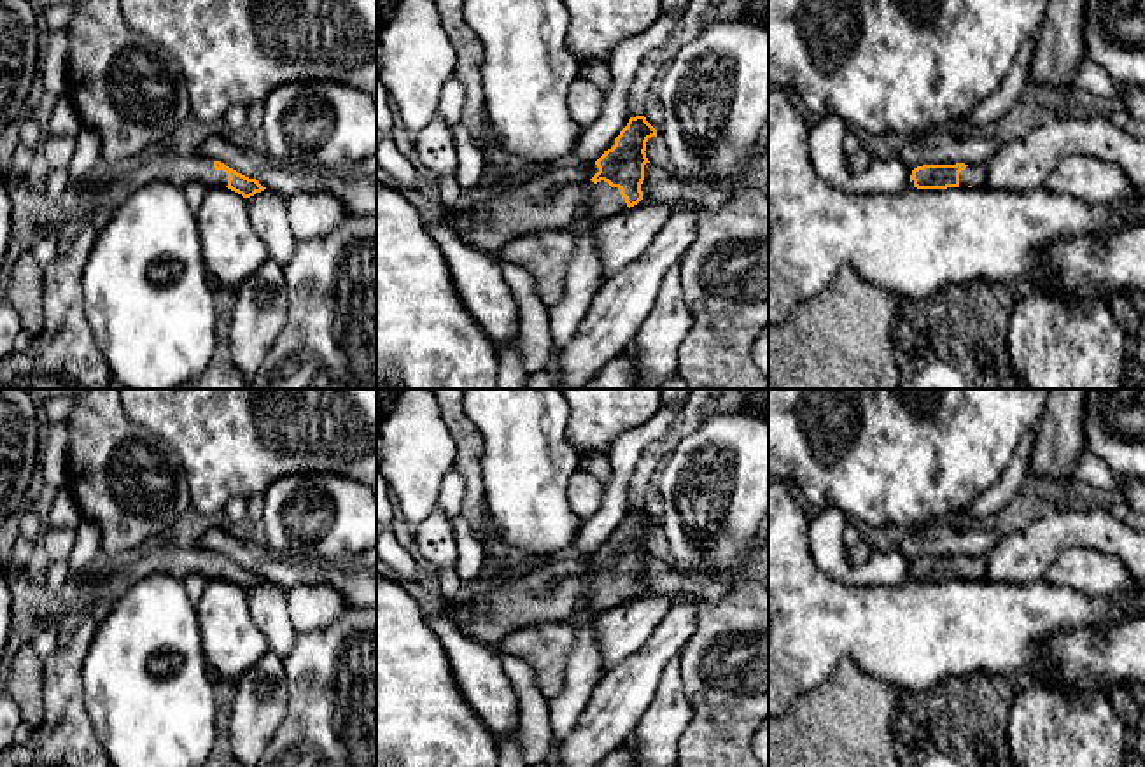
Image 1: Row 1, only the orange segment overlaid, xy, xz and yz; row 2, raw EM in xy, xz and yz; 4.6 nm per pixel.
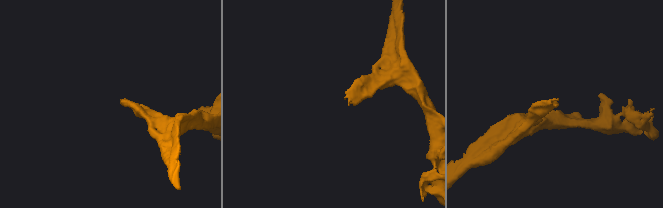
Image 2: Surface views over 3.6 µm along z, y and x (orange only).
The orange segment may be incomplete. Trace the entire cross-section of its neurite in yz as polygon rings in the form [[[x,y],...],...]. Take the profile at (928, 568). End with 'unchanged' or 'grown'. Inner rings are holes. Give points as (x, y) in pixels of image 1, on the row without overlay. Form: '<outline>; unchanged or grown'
[[[923,557],[912,562],[910,574],[917,581],[984,580],[987,557]]]; grown

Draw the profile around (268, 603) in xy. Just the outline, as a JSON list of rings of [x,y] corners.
[[[264,581],[247,590],[247,599],[250,615],[268,639],[270,650],[284,658],[298,637],[289,616],[287,590]]]

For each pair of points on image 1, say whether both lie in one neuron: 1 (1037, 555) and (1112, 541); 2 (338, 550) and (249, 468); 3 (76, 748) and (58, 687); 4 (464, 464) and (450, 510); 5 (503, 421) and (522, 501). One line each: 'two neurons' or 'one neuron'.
1: one neuron
2: two neurons
3: one neuron
4: two neurons
5: one neuron

